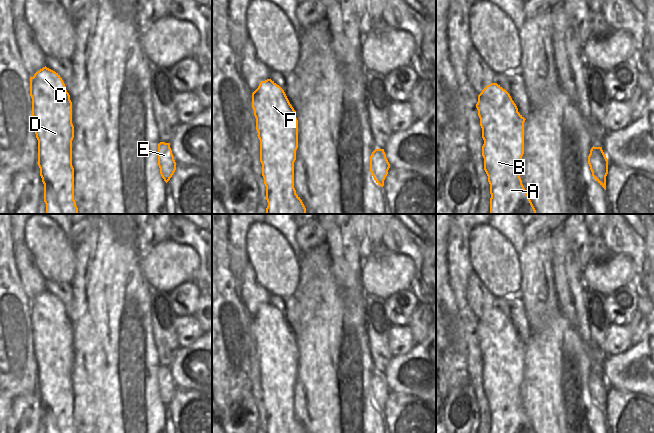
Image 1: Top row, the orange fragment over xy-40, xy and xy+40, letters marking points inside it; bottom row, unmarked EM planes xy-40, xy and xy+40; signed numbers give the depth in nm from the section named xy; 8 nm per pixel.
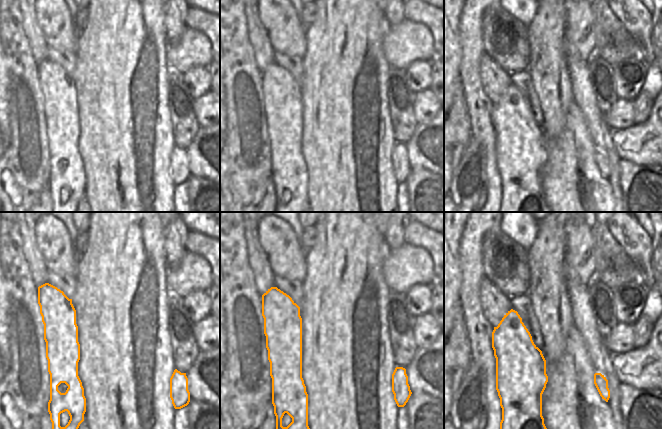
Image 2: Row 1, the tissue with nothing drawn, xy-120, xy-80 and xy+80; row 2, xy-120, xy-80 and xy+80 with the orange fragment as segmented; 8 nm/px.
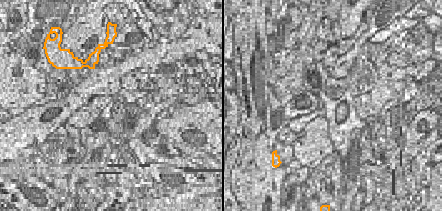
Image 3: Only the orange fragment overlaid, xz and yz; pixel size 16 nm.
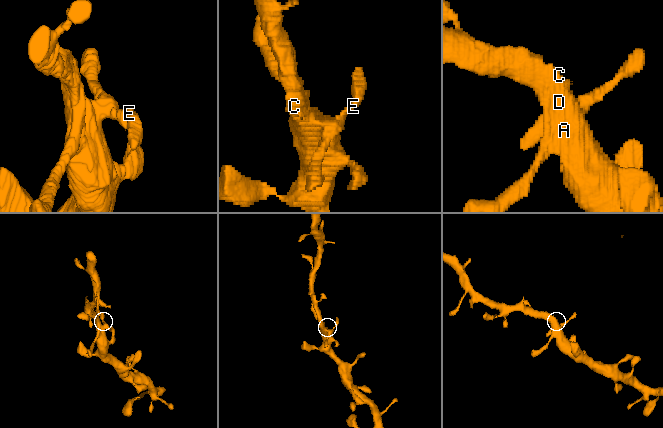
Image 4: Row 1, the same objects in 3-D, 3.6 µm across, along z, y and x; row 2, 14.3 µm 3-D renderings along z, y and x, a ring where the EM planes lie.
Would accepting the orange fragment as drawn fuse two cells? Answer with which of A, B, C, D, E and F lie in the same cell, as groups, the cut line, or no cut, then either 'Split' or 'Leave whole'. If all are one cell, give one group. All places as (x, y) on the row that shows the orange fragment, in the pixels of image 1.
Groups: A B C D E F. No split. Leave whole

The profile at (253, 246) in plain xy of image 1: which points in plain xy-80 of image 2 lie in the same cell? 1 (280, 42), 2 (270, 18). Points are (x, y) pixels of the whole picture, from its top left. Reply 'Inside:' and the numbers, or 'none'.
Inside: 1, 2

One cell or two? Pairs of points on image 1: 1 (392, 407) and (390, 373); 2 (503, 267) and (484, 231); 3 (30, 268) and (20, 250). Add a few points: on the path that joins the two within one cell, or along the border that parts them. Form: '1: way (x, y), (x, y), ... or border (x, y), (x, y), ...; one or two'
1: border (390, 390), (414, 395); two
2: way (494, 258), (484, 240); one
3: way (26, 264), (21, 254); one

